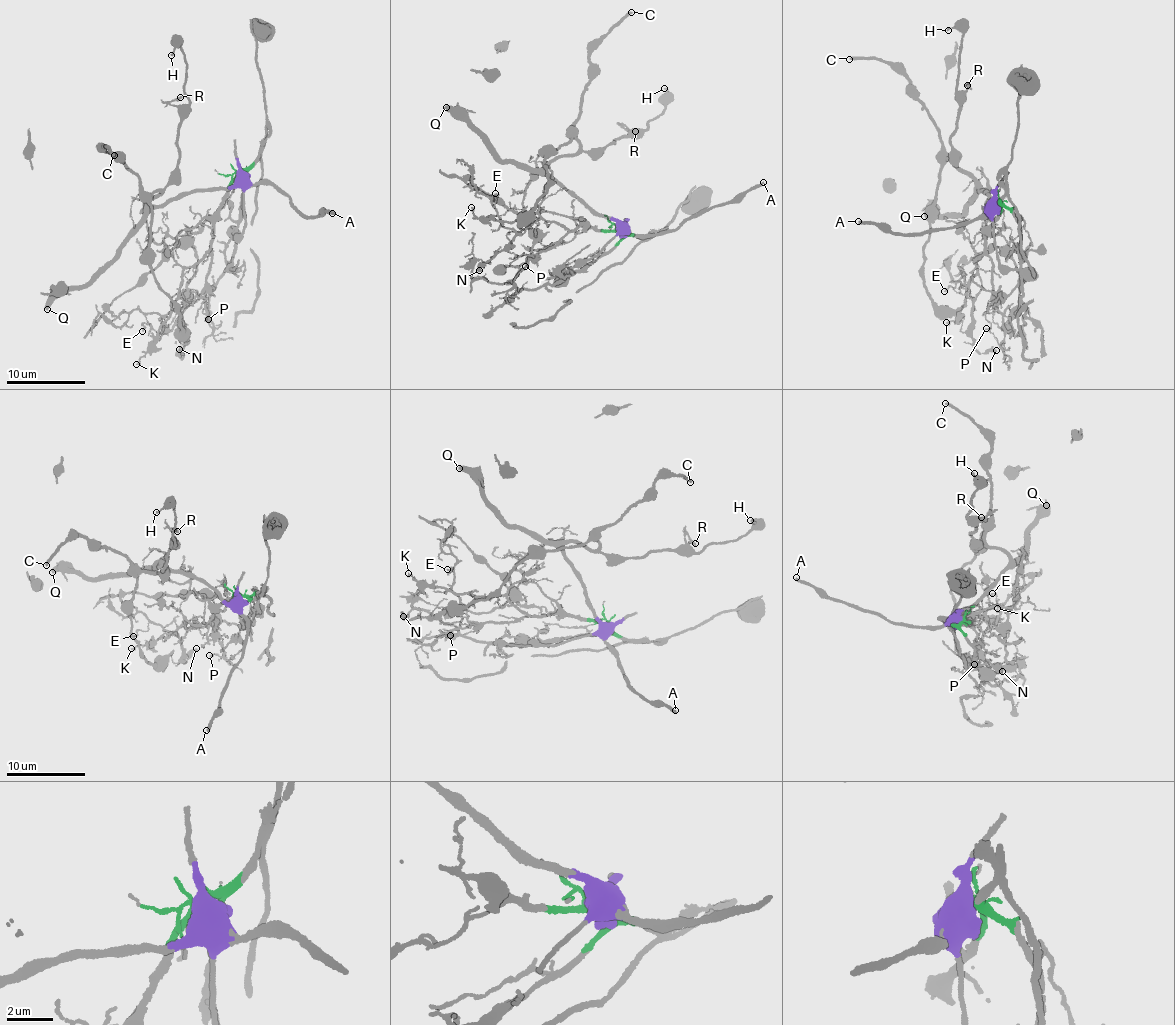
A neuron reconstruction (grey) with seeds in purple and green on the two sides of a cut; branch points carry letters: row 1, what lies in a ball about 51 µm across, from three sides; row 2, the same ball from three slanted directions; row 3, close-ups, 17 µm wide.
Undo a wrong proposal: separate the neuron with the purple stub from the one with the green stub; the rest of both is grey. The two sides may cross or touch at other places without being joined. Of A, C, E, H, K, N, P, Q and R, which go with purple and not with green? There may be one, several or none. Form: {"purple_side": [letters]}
{"purple_side": ["A", "C", "H", "Q", "R"]}

